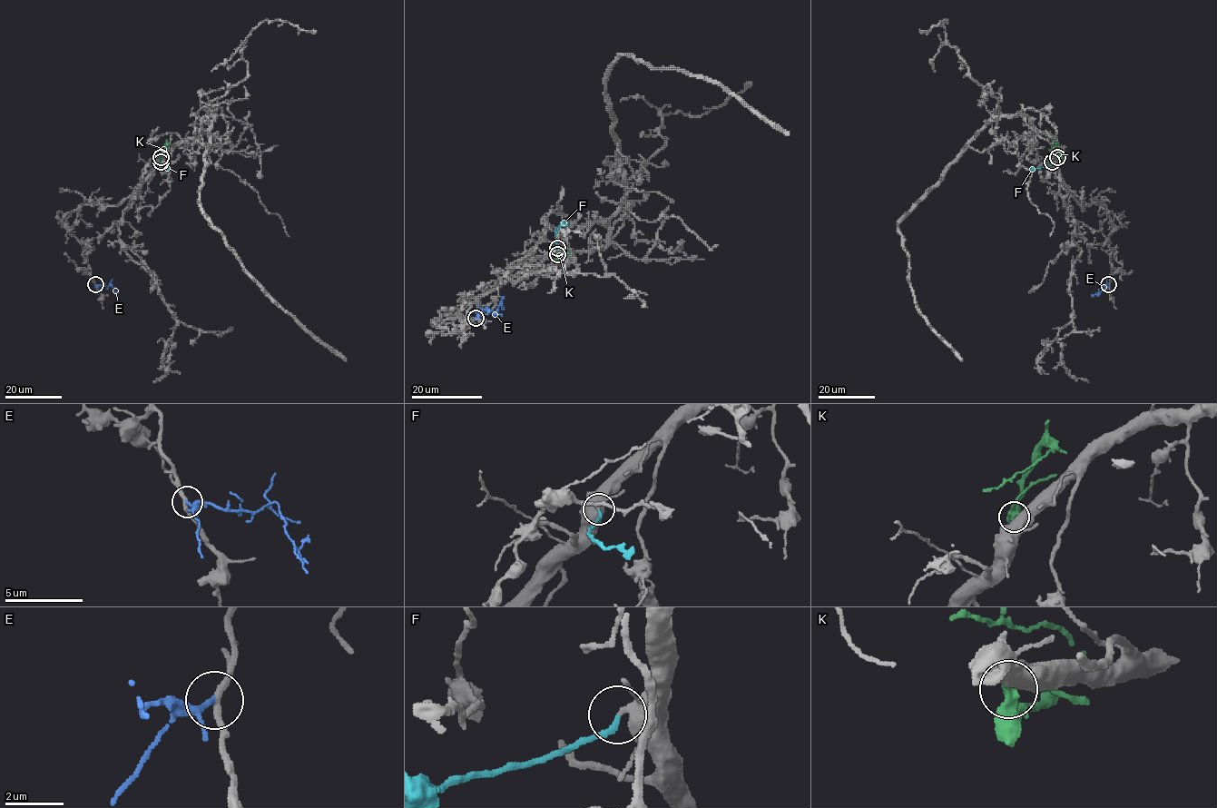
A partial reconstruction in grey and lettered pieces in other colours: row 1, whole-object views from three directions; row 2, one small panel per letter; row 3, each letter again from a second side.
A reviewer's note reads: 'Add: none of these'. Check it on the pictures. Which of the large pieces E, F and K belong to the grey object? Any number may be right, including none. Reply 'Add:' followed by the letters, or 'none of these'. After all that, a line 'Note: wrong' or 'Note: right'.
Add: F
Note: wrong

